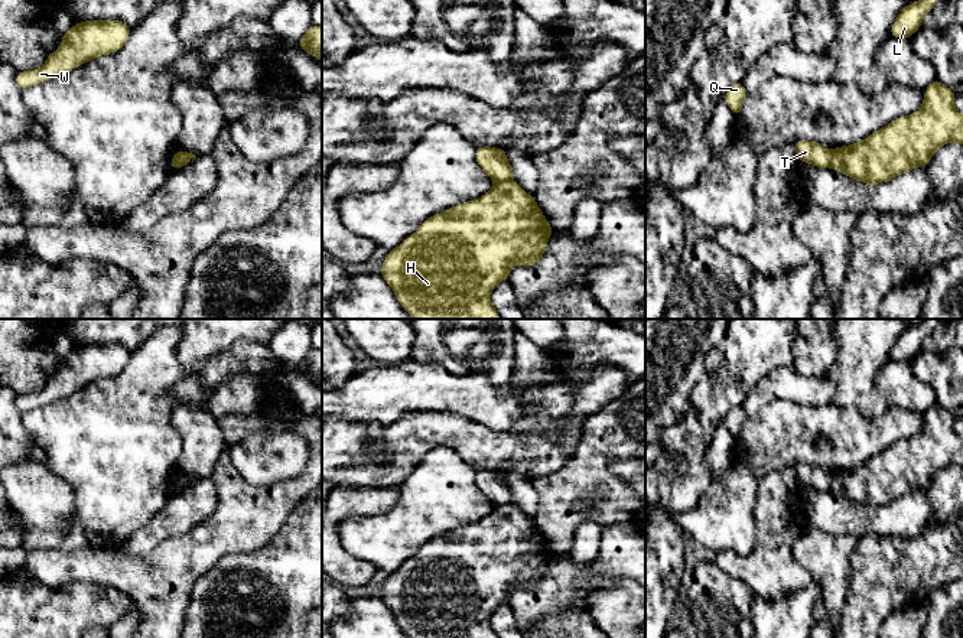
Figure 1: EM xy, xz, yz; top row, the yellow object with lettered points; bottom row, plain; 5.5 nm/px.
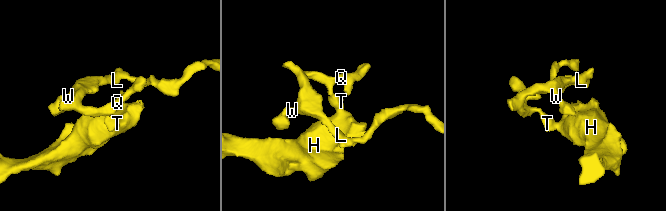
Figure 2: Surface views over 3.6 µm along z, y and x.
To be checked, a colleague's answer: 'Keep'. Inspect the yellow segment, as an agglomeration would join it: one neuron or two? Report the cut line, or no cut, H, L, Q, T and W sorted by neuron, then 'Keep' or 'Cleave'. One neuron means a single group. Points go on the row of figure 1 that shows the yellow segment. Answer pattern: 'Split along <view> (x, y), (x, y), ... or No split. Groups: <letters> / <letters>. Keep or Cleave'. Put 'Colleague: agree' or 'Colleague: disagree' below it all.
Split along xy (182, 150), (179, 166). Groups: H / L Q T W. Cleave
Colleague: disagree

